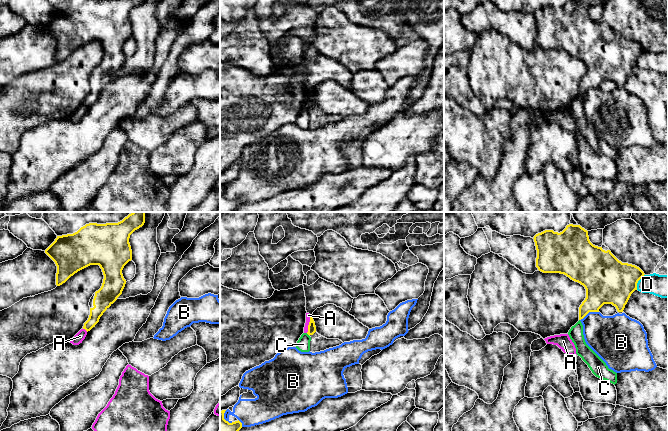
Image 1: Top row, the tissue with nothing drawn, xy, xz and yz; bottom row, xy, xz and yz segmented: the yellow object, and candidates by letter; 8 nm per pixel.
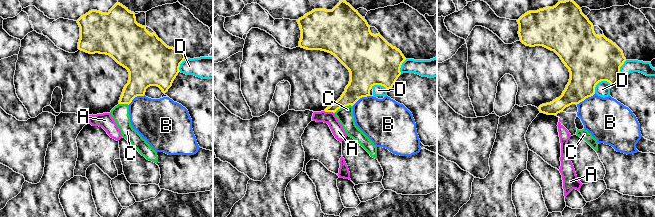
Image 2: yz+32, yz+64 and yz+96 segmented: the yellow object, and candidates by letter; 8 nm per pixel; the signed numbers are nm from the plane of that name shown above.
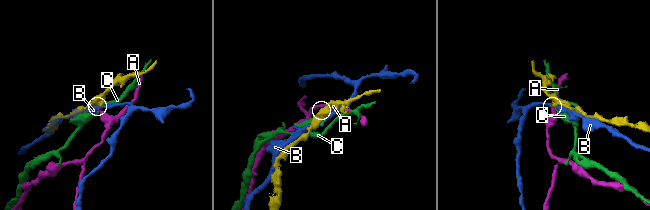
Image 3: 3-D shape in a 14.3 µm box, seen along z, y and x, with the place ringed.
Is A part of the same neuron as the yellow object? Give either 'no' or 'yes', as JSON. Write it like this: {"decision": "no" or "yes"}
{"decision": "no"}

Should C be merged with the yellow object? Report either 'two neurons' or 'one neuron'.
two neurons

